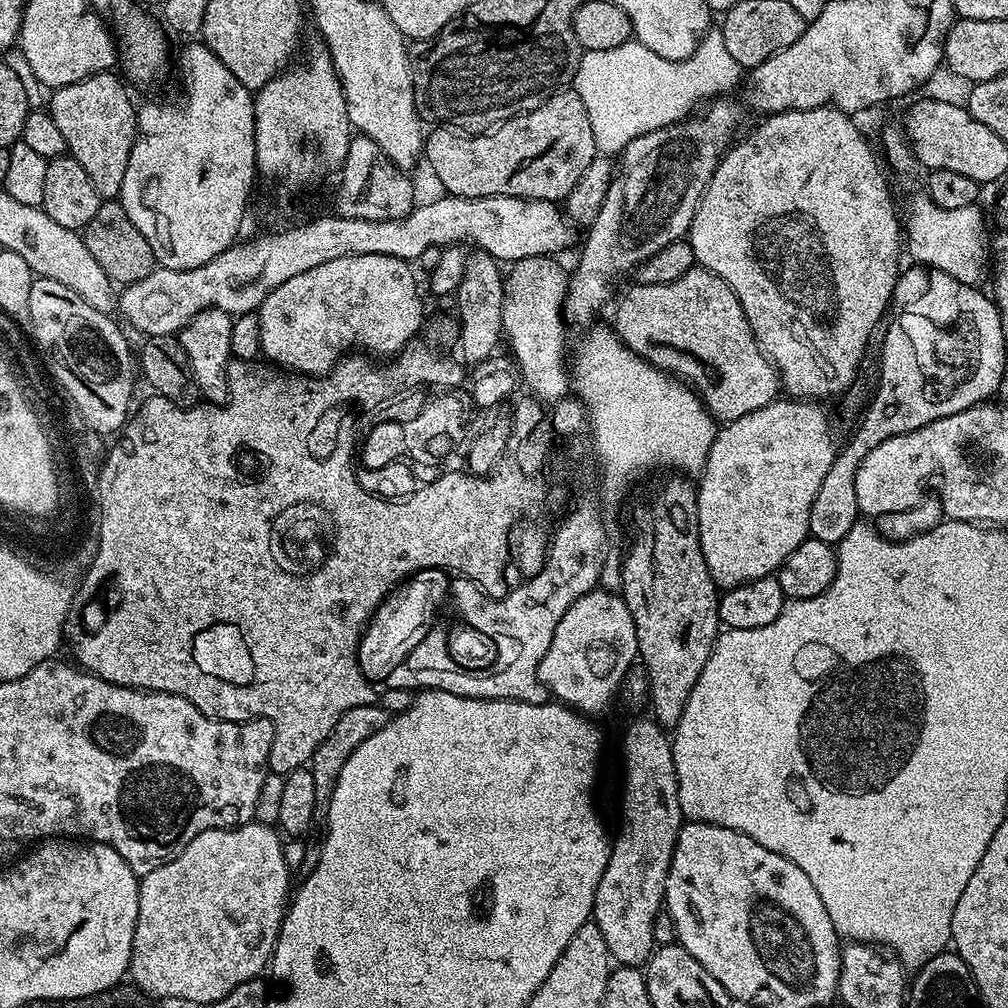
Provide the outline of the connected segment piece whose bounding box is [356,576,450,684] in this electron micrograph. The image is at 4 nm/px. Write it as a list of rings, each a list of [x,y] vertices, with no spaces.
[[[414,576],[385,596],[356,647],[356,664],[369,683],[385,683],[387,675],[427,636],[434,624],[436,606],[449,586],[450,580],[420,580]]]

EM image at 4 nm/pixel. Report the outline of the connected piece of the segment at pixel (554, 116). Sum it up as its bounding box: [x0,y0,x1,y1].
[423,90,598,200]

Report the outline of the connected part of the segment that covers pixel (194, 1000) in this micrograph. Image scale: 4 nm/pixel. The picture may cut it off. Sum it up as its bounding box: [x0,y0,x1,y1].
[128,822,290,1006]

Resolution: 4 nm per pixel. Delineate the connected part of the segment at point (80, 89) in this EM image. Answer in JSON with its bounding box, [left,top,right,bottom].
[46,70,137,198]

